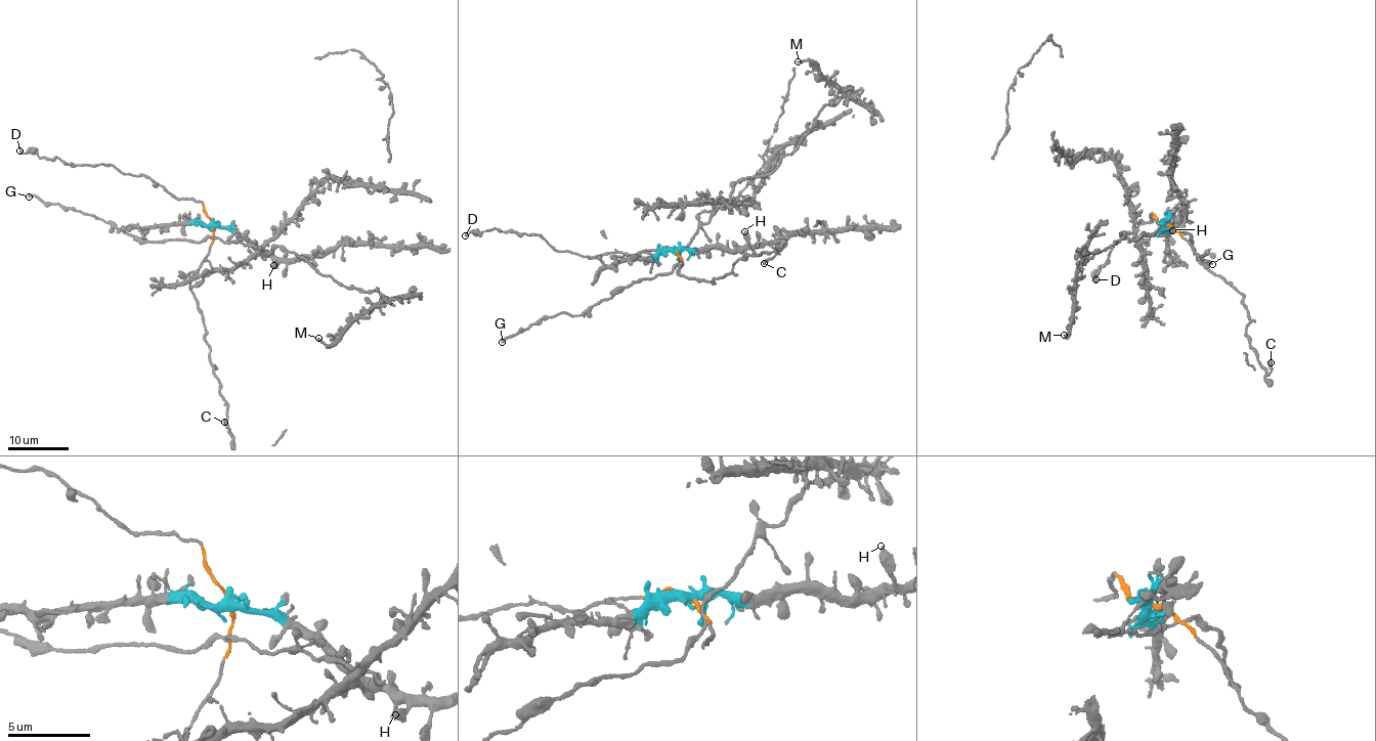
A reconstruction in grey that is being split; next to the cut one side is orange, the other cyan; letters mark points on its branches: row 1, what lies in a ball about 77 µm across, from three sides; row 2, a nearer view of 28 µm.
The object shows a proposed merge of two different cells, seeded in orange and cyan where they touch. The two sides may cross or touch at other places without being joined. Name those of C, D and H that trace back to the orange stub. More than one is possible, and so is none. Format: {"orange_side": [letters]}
{"orange_side": ["C", "D"]}

